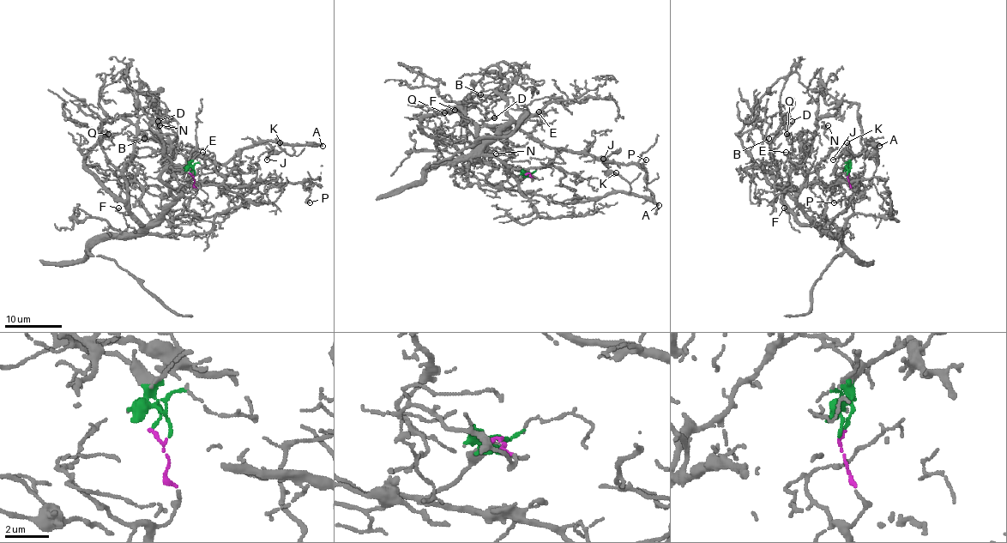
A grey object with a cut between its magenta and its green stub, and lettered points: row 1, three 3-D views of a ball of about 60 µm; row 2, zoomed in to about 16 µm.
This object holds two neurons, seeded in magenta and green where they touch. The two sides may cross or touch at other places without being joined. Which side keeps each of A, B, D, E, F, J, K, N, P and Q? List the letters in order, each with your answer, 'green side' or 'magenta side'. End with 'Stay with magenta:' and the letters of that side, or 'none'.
A: green side
B: magenta side
D: magenta side
E: magenta side
F: magenta side
J: green side
K: green side
N: magenta side
P: magenta side
Q: magenta side
Stay with magenta: B, D, E, F, N, P, Q

